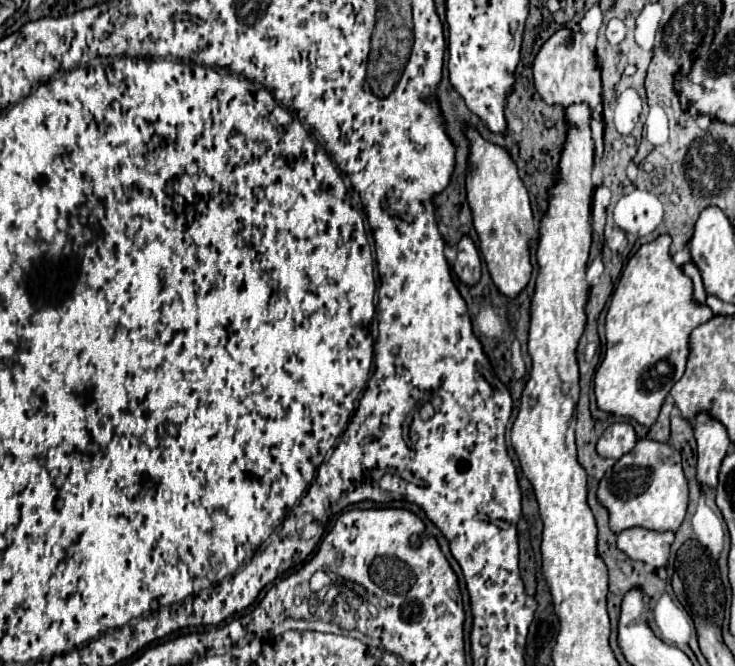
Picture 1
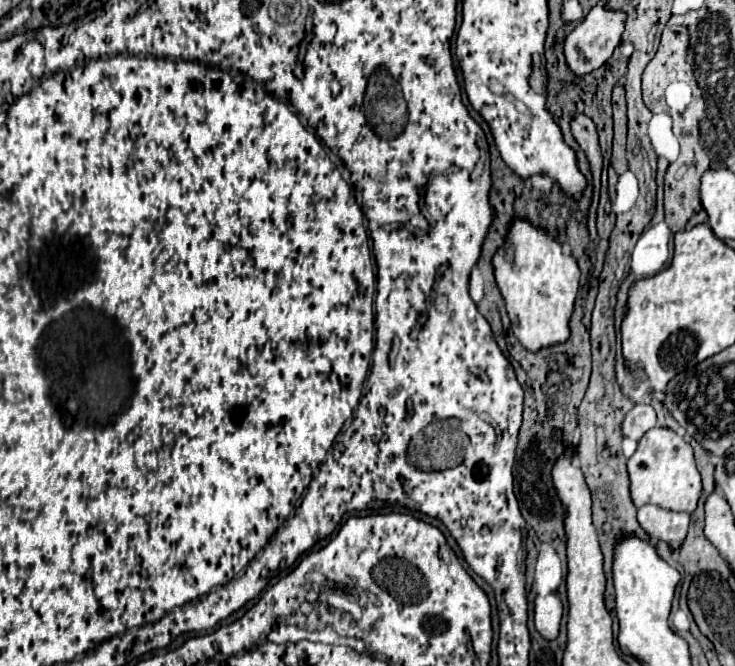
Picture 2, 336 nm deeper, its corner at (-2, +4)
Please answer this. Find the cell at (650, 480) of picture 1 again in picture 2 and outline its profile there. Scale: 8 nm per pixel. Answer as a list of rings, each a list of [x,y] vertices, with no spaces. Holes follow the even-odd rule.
[[[654,427],[640,439],[636,453],[628,459],[628,473],[630,493],[636,507],[654,503],[670,511],[692,513],[702,497],[702,479],[694,463],[692,447],[666,427]]]

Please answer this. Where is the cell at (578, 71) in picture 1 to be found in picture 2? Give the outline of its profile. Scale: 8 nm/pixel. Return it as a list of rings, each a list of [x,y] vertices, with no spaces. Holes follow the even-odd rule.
[[[596,5],[584,17],[584,21],[566,37],[566,43],[564,43],[566,63],[568,63],[568,67],[572,69],[574,75],[586,75],[586,73],[598,69],[600,65],[604,65],[606,59],[610,59],[614,49],[620,45],[620,37],[622,37],[622,31],[624,31],[624,21],[626,21],[624,11],[608,9],[608,7],[602,7],[602,5]]]

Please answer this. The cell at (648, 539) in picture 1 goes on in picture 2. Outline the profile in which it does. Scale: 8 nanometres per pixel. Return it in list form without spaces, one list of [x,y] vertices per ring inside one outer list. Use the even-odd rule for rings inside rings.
[[[644,505],[638,509],[638,521],[652,539],[664,539],[674,545],[684,541],[690,515],[684,511],[668,511],[658,505]]]

